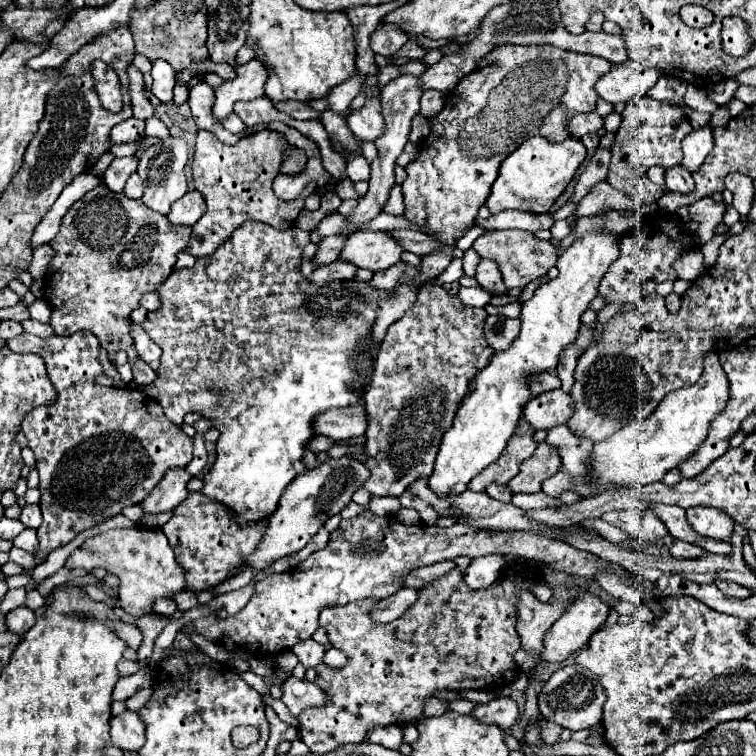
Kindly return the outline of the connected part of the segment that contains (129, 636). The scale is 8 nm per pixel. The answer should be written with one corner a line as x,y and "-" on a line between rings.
110,621
108,623
110,629
124,641
128,641
128,647
138,649
142,643
142,633
132,625
132,623
124,623
124,621

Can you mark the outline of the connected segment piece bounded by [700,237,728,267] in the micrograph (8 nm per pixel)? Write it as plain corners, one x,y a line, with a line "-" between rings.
712,237
706,245
700,247
700,251
704,253
704,267
710,267
716,263
716,257
720,253
720,245
726,241
728,237

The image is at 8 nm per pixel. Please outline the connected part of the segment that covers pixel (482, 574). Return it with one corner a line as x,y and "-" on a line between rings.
486,555
480,559
472,559
468,569
464,571
464,581
470,589
484,589
498,579
504,565
506,561
502,555

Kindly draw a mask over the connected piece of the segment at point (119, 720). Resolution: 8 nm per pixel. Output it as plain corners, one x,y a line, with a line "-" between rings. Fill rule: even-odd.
124,711
110,719
110,737
112,745
122,751
138,751
146,737
144,737
144,723
140,721
138,713

